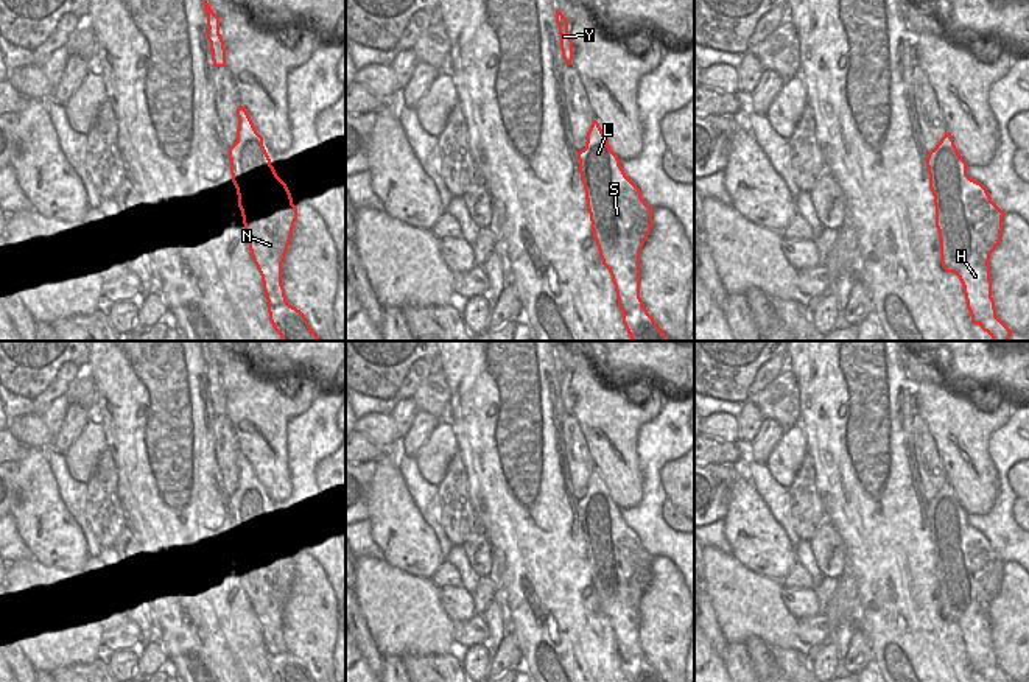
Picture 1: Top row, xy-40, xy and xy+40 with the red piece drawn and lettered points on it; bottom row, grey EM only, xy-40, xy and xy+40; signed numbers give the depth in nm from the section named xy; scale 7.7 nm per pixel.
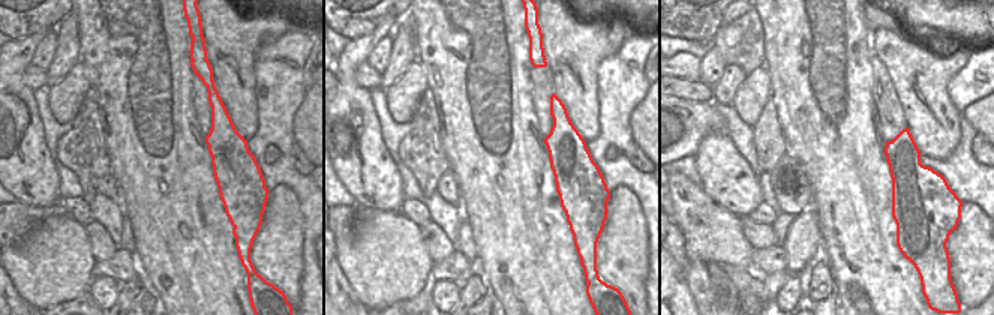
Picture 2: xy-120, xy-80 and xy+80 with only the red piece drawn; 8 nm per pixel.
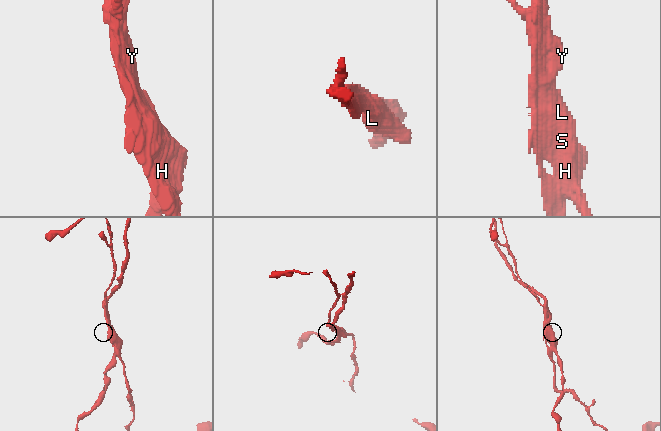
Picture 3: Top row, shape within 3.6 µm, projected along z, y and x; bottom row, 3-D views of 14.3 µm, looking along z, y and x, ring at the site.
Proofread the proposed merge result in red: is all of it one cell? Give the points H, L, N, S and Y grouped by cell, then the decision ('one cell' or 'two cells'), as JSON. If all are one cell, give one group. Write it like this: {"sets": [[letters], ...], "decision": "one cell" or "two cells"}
{"sets": [["H", "N", "S", "Y"], ["L"]], "decision": "two cells"}

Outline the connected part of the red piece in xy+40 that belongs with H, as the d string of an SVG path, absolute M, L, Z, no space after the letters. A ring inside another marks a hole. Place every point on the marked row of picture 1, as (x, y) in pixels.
M926 162L929 188L936 206L936 227L940 240L940 263L954 272L962 287L973 324L996 318L992 297L990 254L1001 241L1006 215L990 198L987 188L965 171L962 196L950 198L950 165ZM946 207L959 220L959 235L948 235Z

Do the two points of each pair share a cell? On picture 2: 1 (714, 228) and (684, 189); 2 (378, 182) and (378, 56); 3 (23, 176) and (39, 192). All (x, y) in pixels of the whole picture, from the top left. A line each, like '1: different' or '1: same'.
1: same
2: different
3: same

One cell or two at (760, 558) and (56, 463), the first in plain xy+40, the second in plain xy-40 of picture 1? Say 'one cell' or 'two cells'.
two cells

